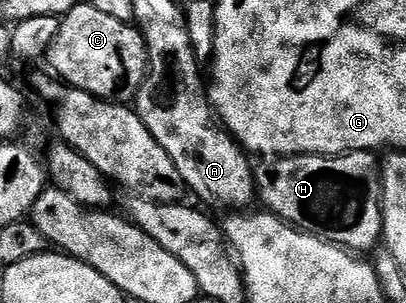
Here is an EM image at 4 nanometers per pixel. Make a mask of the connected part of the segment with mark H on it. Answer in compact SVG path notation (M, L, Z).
M376 152L342 153L339 157L302 155L299 157L275 157L260 162L255 169L256 196L264 208L281 218L286 225L310 233L332 245L339 245L357 255L376 250L382 240L381 228L381 166Z

